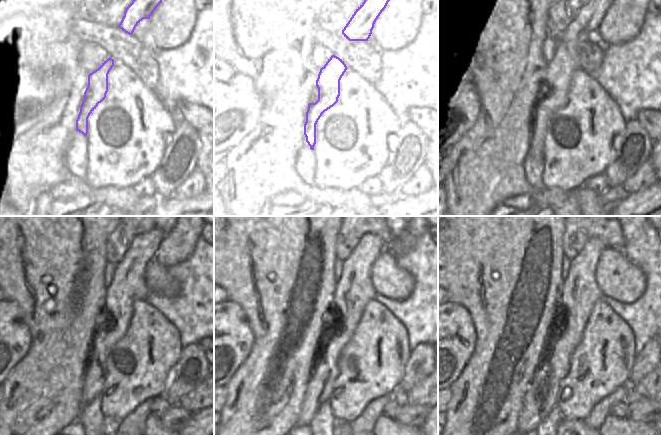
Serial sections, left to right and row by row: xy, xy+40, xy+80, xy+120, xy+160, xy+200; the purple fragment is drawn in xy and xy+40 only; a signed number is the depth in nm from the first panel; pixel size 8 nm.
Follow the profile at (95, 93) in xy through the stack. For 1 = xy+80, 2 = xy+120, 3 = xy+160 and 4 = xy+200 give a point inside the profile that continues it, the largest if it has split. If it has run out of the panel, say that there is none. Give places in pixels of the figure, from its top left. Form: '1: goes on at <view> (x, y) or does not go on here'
1: goes on at xy+80 (584, 28)
2: goes on at xy+120 (128, 284)
3: goes on at xy+160 (354, 289)
4: goes on at xy+200 (580, 291)

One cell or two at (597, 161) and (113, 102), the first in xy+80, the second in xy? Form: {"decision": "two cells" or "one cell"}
{"decision": "one cell"}

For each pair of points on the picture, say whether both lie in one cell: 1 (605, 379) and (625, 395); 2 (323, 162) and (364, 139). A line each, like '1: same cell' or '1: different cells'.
1: different cells
2: same cell

